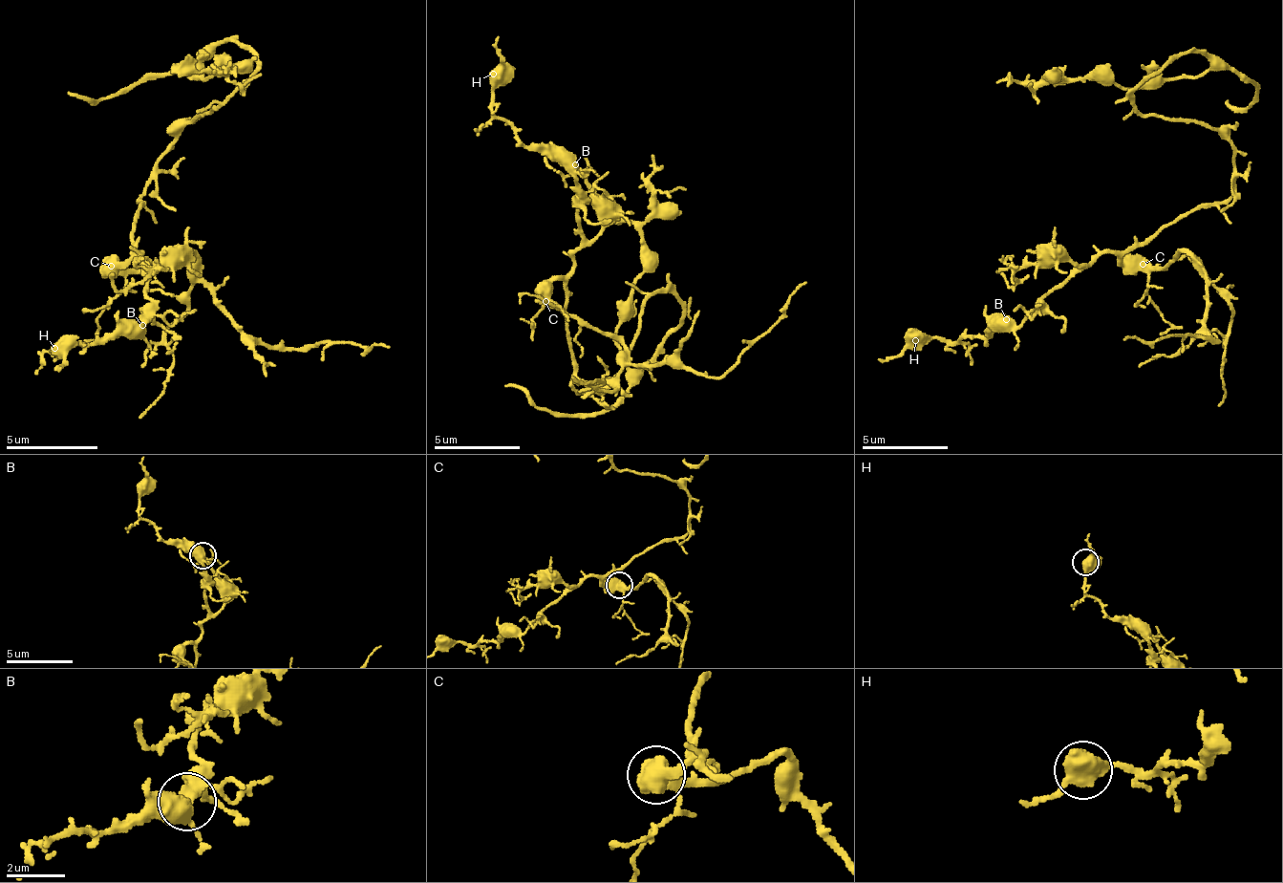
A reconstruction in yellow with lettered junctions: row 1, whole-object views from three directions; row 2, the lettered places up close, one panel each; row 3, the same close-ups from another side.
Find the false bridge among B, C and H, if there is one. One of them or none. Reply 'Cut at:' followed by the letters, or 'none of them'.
Cut at: C

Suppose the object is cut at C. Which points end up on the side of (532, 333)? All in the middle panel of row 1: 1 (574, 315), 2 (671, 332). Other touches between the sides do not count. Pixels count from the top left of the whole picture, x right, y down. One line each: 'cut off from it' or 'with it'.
1: with it
2: cut off from it

